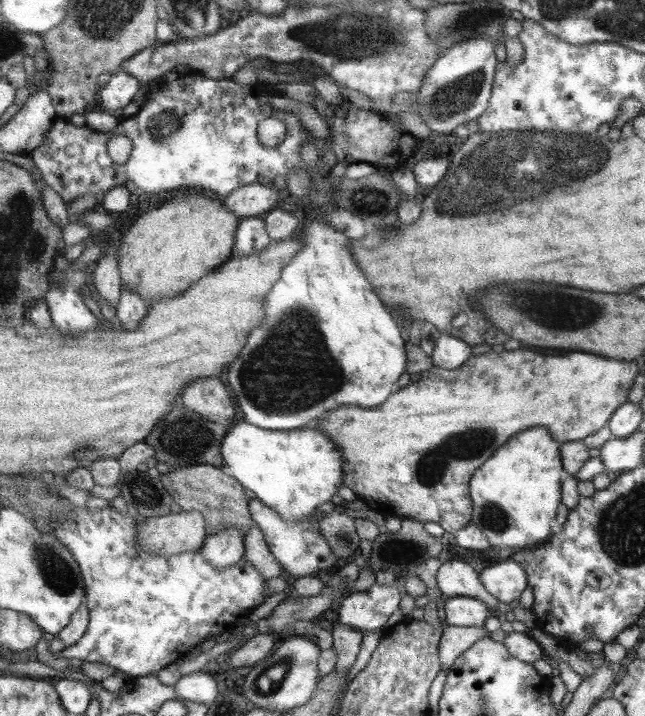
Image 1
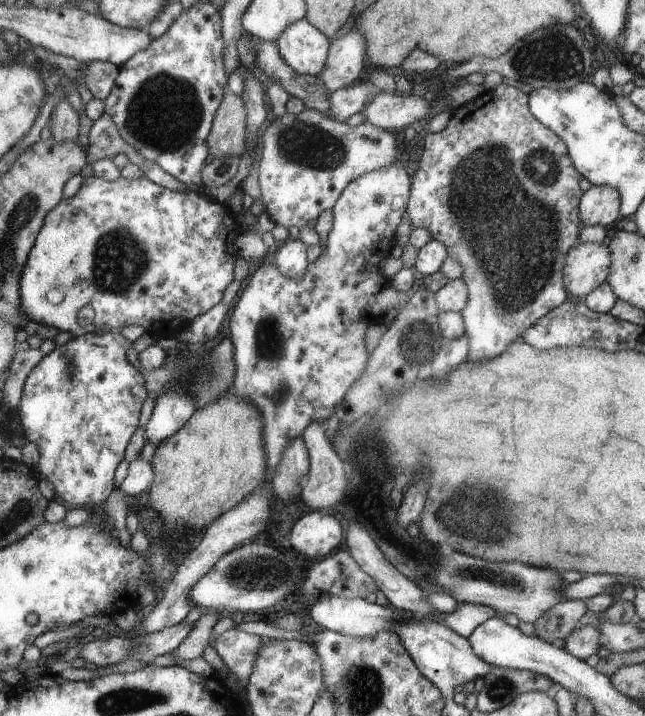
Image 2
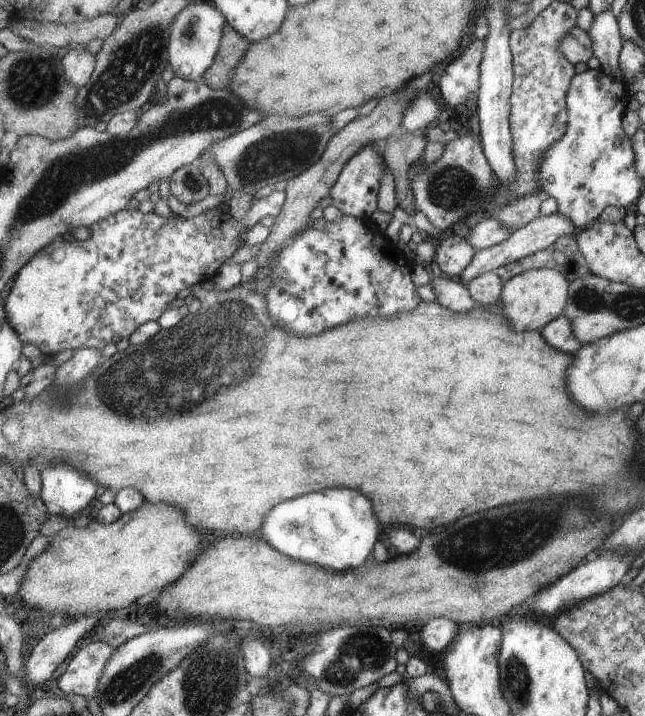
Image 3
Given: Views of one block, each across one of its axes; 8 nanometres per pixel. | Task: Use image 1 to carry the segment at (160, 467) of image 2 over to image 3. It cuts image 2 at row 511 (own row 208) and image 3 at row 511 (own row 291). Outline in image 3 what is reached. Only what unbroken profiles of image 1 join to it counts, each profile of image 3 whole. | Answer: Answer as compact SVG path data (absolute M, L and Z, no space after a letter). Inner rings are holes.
M144 500L137 510L121 513L115 522L107 524L90 519L85 526L76 527L69 521L67 526L52 536L52 542L29 563L17 598L31 608L45 610L51 615L66 612L67 617L121 608L132 609L134 602L143 594L161 591L190 568L199 556L199 535L200 530L191 528L186 522L183 510L165 502L155 504Z

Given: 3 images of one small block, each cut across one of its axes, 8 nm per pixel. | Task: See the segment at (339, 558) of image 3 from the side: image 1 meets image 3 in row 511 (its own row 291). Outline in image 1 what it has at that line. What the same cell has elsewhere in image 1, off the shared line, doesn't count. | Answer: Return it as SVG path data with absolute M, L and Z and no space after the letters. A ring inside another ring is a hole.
M307 138L303 140L301 148L299 148L299 161L301 161L300 167L307 173L309 177L309 204L316 215L310 222L310 215L305 220L305 225L301 231L302 246L295 253L295 256L287 262L285 268L282 269L281 276L278 281L275 282L273 288L266 294L265 300L267 300L267 306L265 306L265 320L261 322L263 326L257 326L249 336L247 336L247 346L243 346L243 352L239 352L239 358L235 358L235 364L231 364L227 368L227 386L231 390L231 396L233 398L235 406L241 410L243 414L243 420L251 423L252 426L257 426L262 430L291 430L291 428L299 428L301 424L309 422L309 420L315 420L315 418L321 418L325 412L329 410L335 410L337 406L361 406L361 408L373 408L377 404L381 404L385 398L391 394L391 388L393 384L397 382L397 378L405 372L405 350L403 350L403 340L399 338L399 328L397 324L393 322L389 310L379 302L379 298L371 292L367 280L363 278L361 270L357 268L358 262L353 260L350 250L350 240L345 234L339 231L335 231L333 227L329 227L326 222L321 220L321 211L325 211L328 207L334 206L335 192L331 194L331 188L327 184L327 174L325 172L315 172L315 160L317 160L317 152L313 150L315 147L315 140L313 140L313 146L307 142Z

